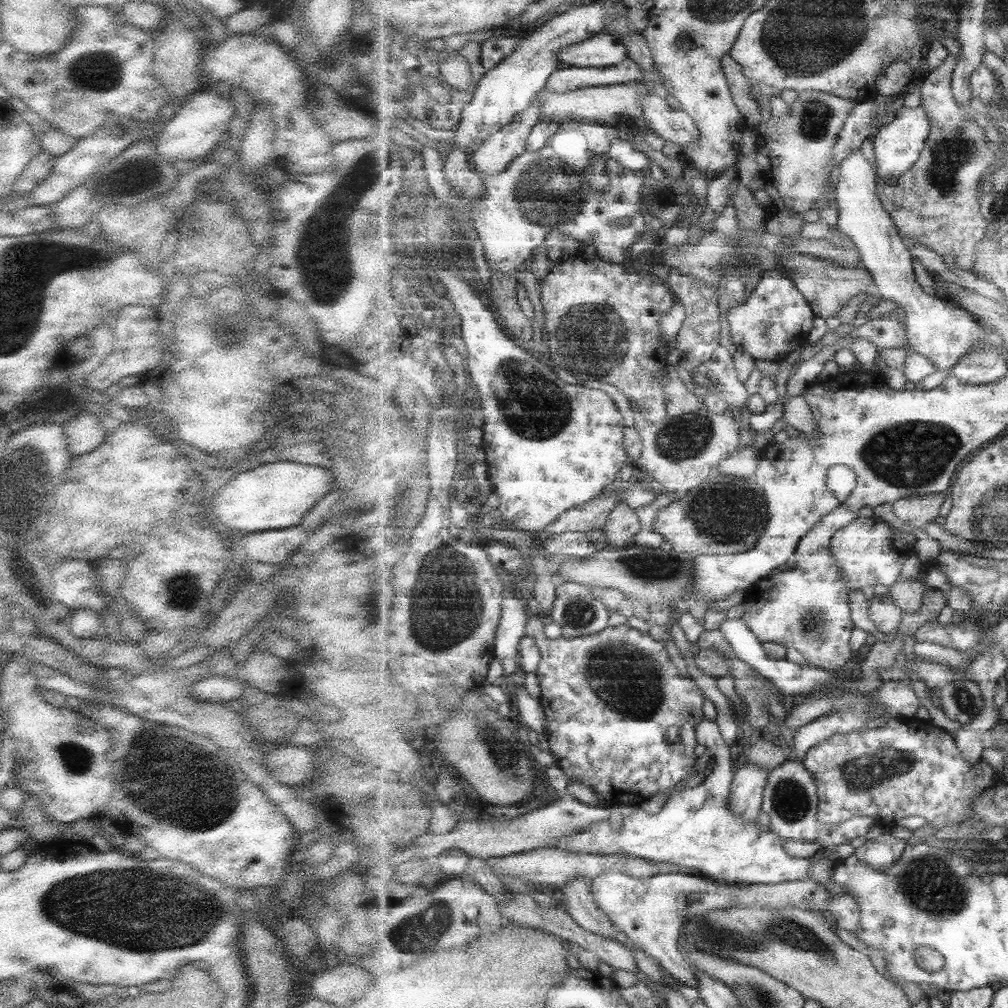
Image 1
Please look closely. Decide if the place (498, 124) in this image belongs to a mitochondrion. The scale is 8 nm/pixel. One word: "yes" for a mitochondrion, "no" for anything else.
no

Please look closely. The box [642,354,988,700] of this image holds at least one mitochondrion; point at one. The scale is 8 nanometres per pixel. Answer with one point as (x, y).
(912, 456)

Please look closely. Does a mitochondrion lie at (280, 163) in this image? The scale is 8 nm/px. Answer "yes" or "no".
no

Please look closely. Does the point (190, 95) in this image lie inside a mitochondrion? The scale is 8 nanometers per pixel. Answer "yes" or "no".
no

